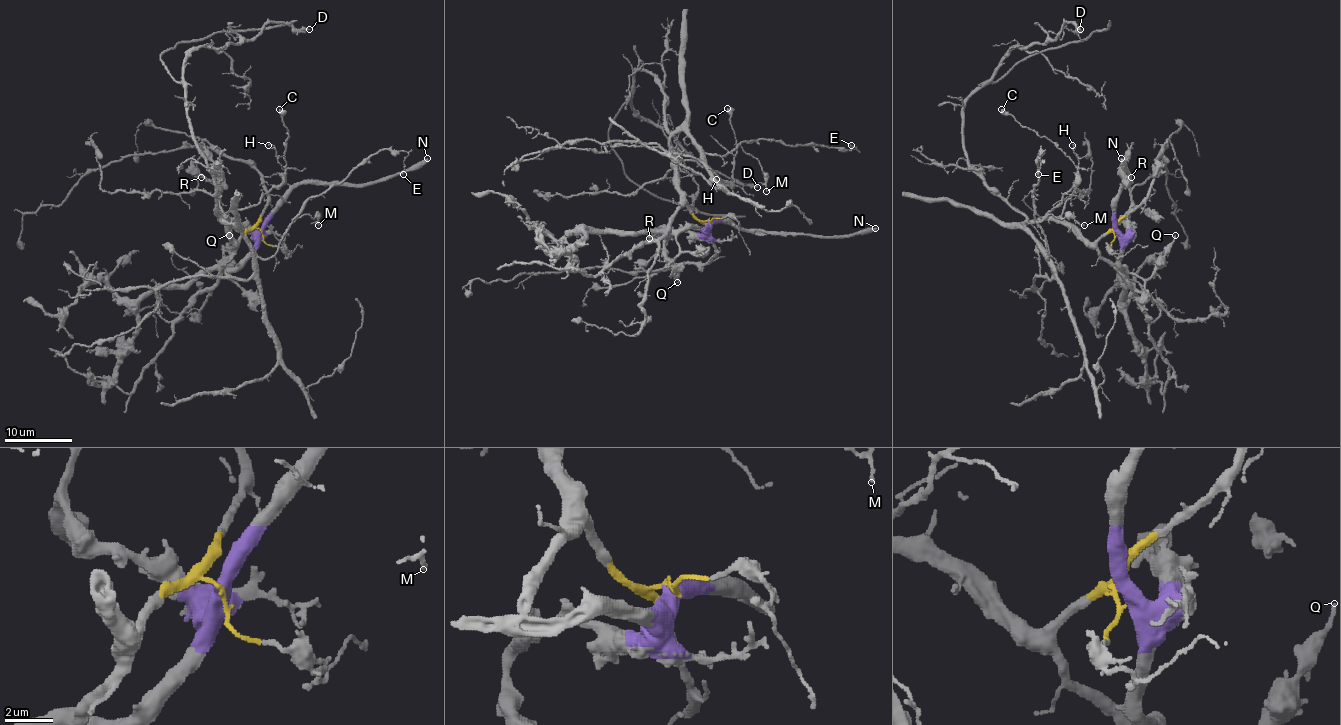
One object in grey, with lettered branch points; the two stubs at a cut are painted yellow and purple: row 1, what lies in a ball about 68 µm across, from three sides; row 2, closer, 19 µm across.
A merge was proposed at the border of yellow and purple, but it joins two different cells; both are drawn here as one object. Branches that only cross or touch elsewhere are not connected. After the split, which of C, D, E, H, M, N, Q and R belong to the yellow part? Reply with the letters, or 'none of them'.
C, D, E, H, M

